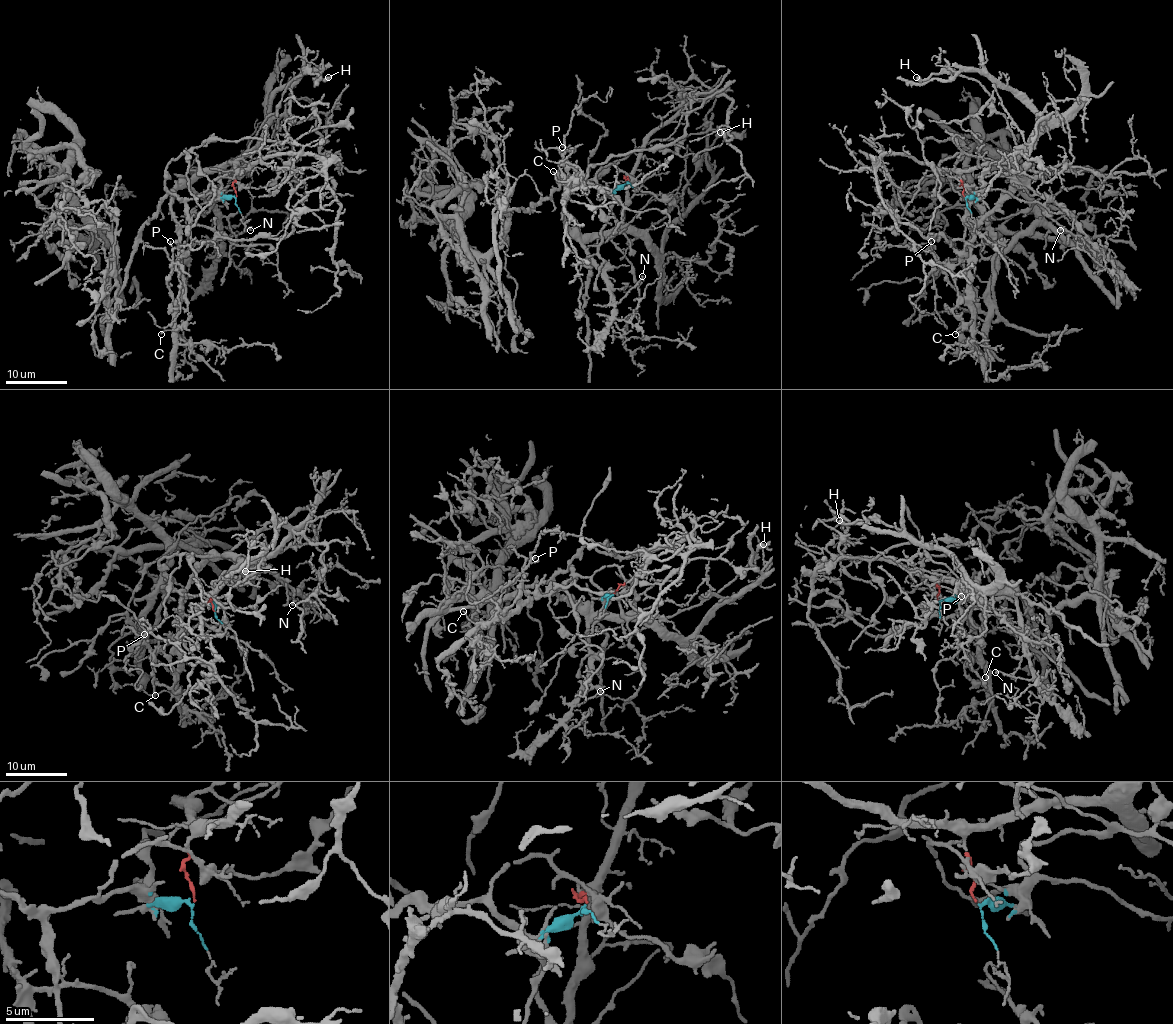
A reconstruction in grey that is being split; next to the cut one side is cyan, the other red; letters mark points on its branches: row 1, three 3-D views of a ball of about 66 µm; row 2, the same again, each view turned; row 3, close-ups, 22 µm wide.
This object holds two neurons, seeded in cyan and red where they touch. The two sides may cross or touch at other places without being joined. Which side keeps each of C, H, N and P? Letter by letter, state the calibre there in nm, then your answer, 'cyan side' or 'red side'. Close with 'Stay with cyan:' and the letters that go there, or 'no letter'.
C: 110 nm | cyan side
H: 480 nm | cyan side
N: 180 nm | red side
P: 180 nm | red side
Stay with cyan: C, H

